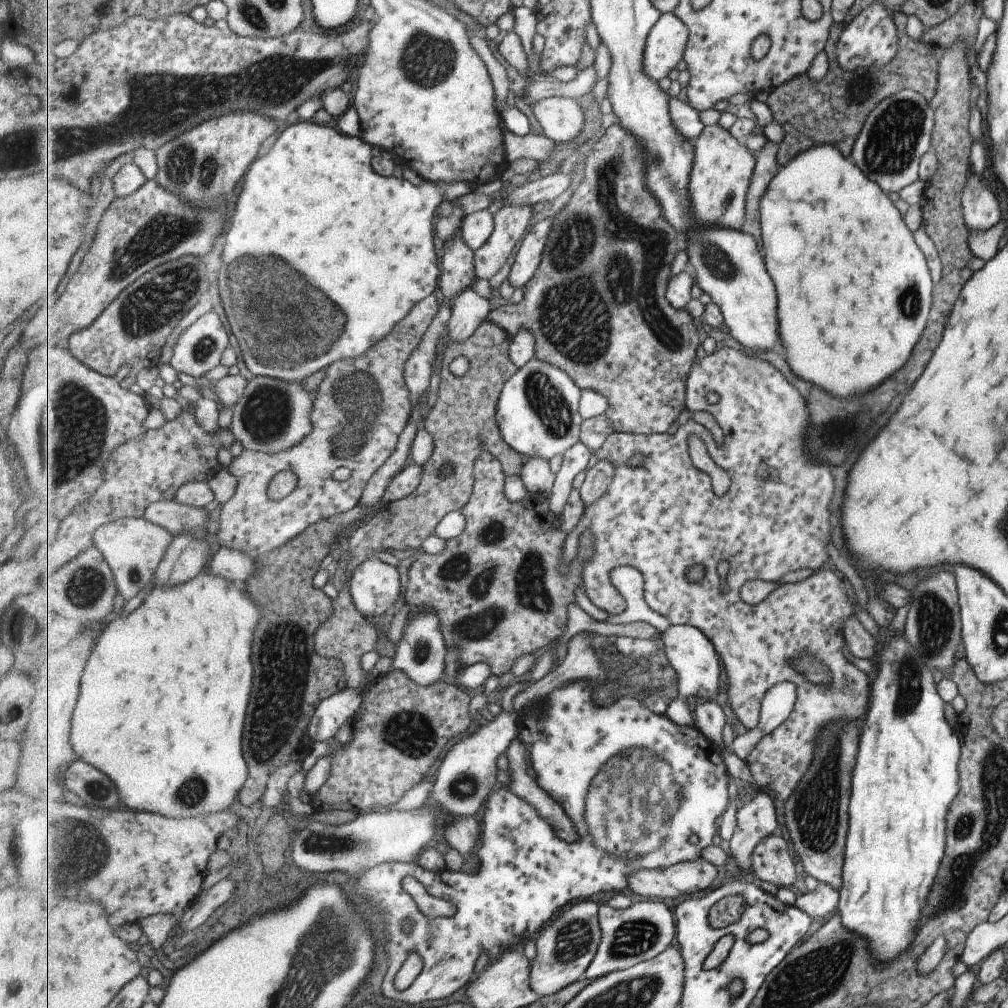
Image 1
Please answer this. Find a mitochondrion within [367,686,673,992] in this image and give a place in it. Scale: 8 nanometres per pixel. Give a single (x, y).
(411, 732)

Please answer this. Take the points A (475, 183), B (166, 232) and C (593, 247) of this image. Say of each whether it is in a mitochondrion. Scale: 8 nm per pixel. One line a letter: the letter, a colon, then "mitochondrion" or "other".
A: other
B: mitochondrion
C: mitochondrion

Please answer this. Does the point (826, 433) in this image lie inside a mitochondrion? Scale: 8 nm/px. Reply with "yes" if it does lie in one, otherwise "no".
yes

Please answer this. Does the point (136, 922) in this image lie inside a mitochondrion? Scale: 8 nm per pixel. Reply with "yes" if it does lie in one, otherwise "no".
no

